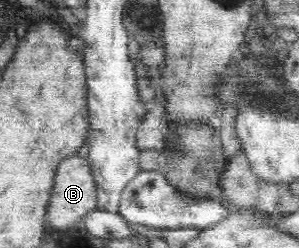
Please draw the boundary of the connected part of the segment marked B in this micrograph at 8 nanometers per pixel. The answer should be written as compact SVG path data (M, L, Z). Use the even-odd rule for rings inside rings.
M72 154L66 157L58 167L54 182L53 192L46 209L45 222L54 230L64 231L68 227L73 227L82 220L88 212L96 209L97 205L97 185L92 173L92 165L88 159Z

